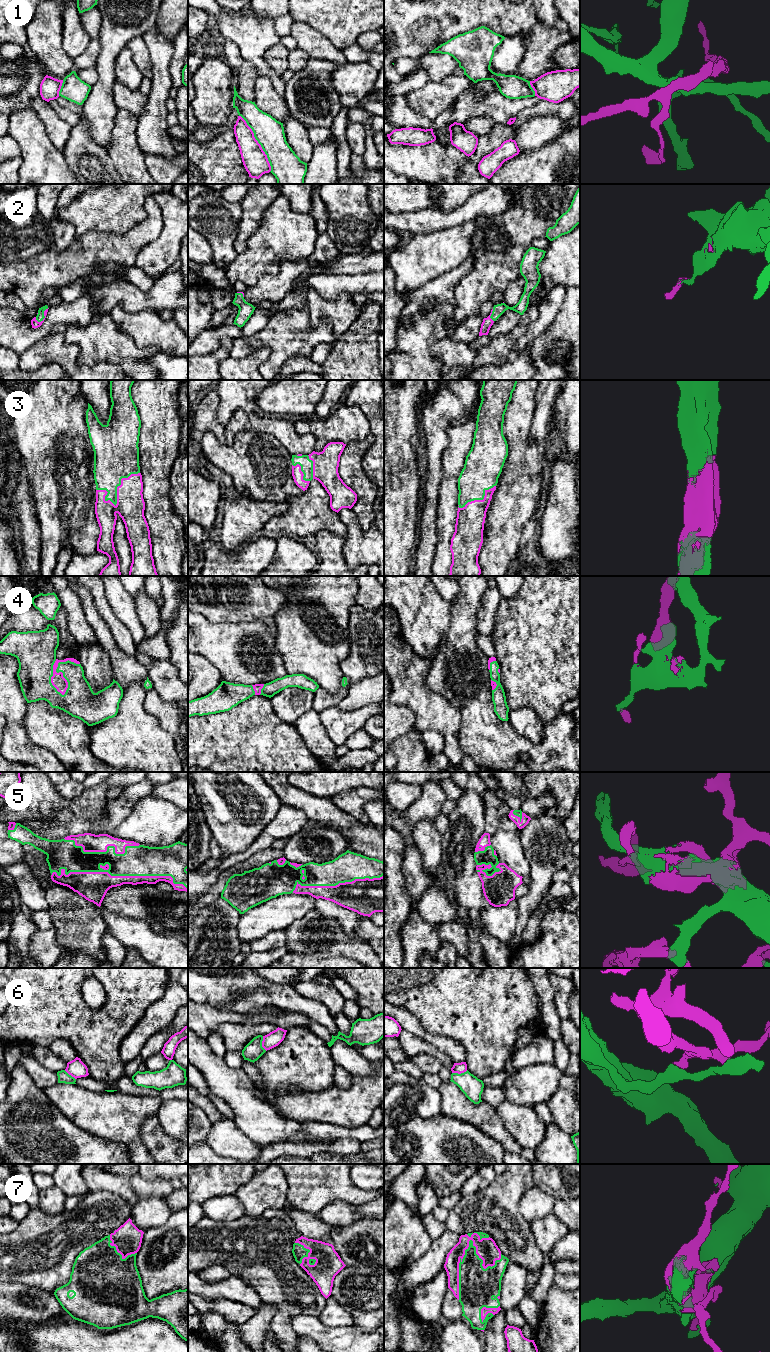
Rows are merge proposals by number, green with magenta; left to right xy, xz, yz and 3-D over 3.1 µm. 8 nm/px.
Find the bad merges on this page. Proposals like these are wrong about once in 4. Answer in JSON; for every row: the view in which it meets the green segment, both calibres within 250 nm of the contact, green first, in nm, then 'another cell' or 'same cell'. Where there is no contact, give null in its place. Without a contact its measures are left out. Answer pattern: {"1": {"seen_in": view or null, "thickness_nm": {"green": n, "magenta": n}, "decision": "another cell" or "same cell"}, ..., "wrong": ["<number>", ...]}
{"1": {"seen_in": "xz", "thickness_nm": {"green": 240, "magenta": 200}, "decision": "another cell"}, "2": {"seen_in": "xy", "thickness_nm": {"green": 70, "magenta": 60}, "decision": "same cell"}, "3": {"seen_in": "xy", "thickness_nm": {"green": 260, "magenta": 220}, "decision": "same cell"}, "4": {"seen_in": "xy", "thickness_nm": {"green": 320, "magenta": 110}, "decision": "same cell"}, "5": {"seen_in": "xy", "thickness_nm": {"green": 240, "magenta": 240}, "decision": "same cell"}, "6": {"seen_in": "yz", "thickness_nm": {"green": 170, "magenta": 90}, "decision": "another cell"}, "7": {"seen_in": "yz", "thickness_nm": {"green": 220, "magenta": 170}, "decision": "same cell"}, "wrong": ["1", "6"]}

